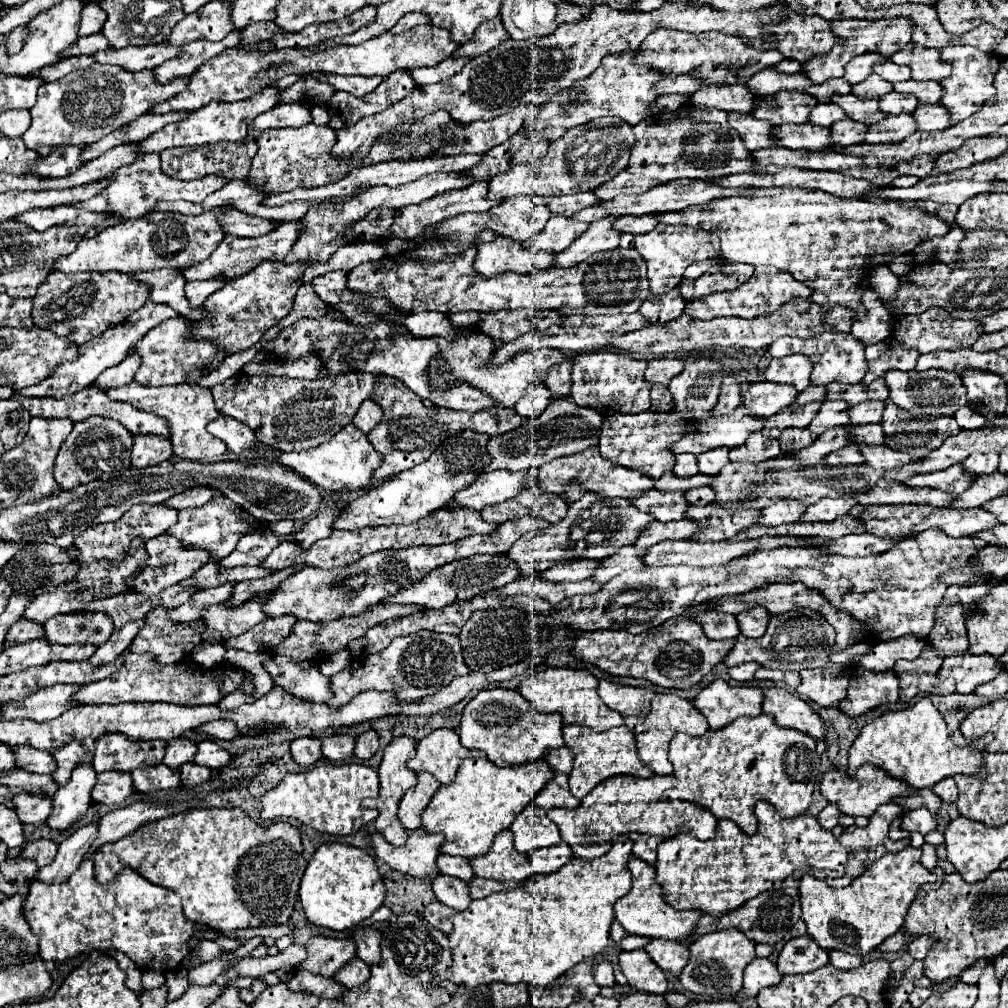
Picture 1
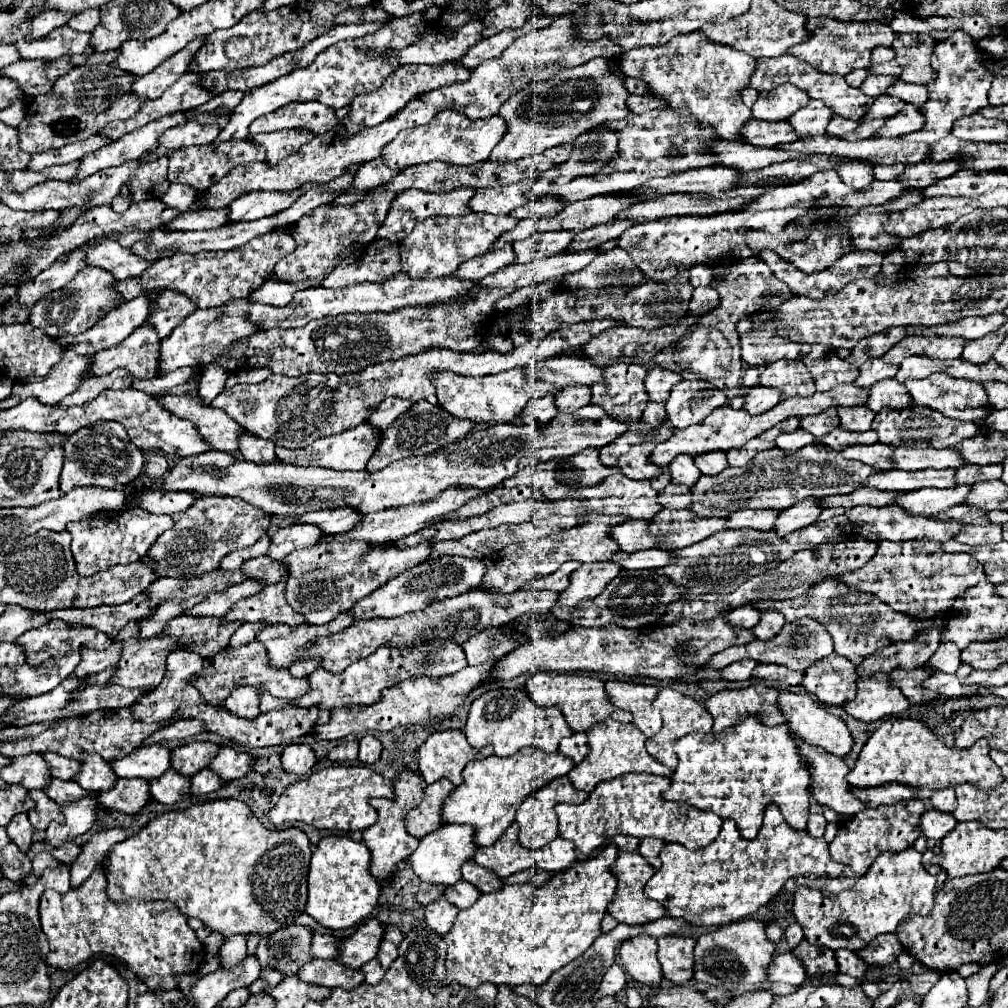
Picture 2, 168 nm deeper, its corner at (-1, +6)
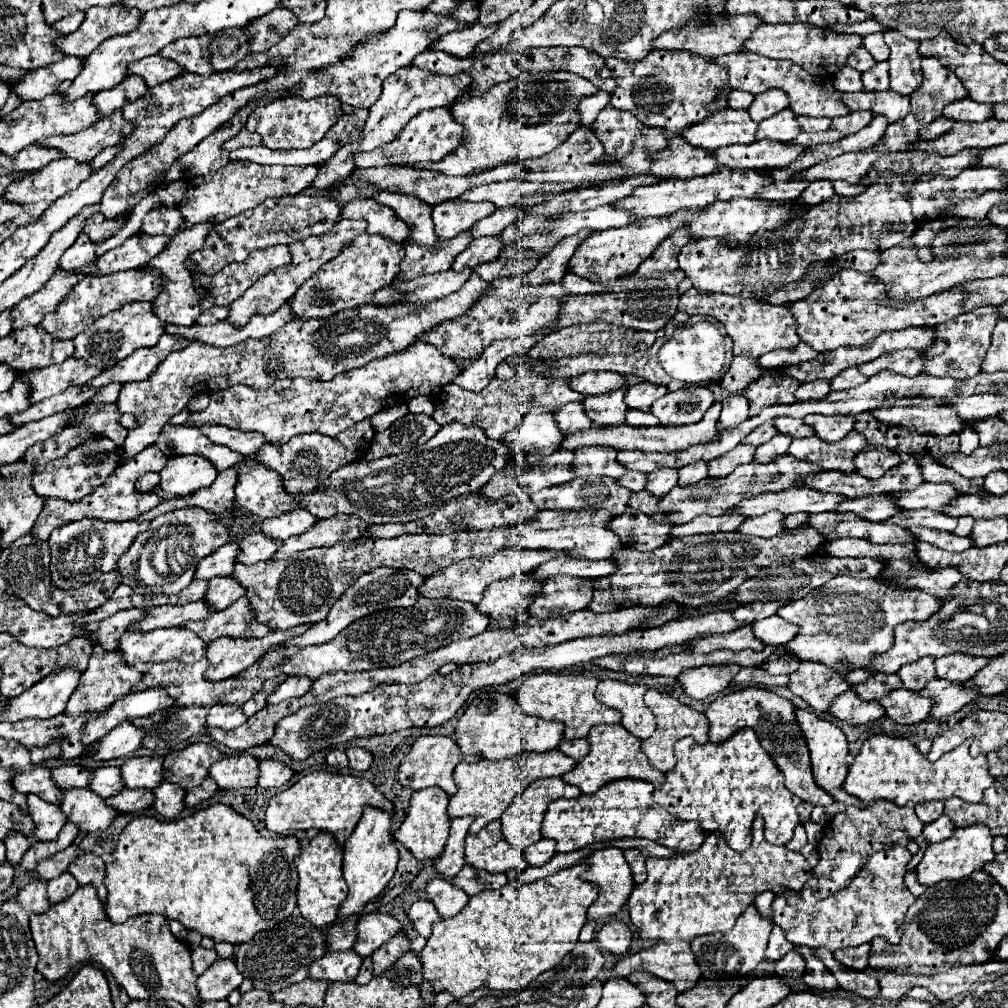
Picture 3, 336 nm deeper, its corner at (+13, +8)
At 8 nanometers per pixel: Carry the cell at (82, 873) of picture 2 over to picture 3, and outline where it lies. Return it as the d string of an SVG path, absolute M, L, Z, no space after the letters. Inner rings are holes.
M65 872L65 876L49 880L47 882L49 904L59 904L61 900L67 900L77 888L79 888L79 884L77 884L77 880L69 872Z

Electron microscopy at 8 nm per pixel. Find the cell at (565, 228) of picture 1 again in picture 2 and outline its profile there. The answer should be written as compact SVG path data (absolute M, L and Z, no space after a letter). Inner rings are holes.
M553 230L553 232L537 232L527 240L519 240L513 244L513 250L517 254L517 262L525 264L535 258L547 258L551 254L563 252L575 238L575 232L571 230Z

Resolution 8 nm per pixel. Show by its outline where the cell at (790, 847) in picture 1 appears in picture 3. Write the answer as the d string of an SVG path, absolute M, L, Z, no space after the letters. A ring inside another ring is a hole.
M761 816L753 822L753 842L745 852L731 850L721 834L711 832L699 850L669 860L647 858L645 868L647 880L633 888L627 910L639 938L657 942L673 938L691 942L697 936L729 932L757 894L775 886L801 892L811 878L811 868L799 852L791 852L785 846L773 846L765 840Z

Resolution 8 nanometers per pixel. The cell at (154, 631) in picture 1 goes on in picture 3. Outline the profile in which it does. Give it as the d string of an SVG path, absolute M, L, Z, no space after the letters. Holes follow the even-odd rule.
M93 648L89 668L87 668L87 672L81 674L81 684L73 692L65 714L69 714L69 716L81 716L85 712L103 714L107 708L113 706L113 702L119 696L127 694L133 688L133 684L137 684L137 680L141 680L141 674L135 668L129 668L123 662L123 658L119 656L119 652L105 652L103 648Z

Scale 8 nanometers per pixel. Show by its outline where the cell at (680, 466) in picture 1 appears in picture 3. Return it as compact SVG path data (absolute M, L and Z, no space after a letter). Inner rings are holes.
M659 468L647 476L645 490L657 498L663 498L671 488L677 486L677 470L675 468Z

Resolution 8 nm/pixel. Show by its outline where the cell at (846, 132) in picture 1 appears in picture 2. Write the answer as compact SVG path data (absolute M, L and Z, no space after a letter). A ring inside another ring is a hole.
M833 116L829 126L827 126L827 134L831 136L843 136L843 134L849 134L849 132L855 132L857 126L861 122L859 120L849 120L849 118L843 118L843 116Z

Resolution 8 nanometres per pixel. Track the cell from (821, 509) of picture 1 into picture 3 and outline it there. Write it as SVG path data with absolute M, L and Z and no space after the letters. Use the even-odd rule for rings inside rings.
M769 512L765 516L755 516L745 520L741 526L737 526L735 532L743 532L747 536L759 536L759 538L773 538L783 532L783 518L781 512Z

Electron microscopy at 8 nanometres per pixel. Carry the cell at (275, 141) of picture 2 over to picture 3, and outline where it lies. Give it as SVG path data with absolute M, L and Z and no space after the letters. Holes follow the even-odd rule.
M245 126L223 144L223 148L229 152L237 148L245 148L245 146L261 146L261 136L257 136L255 132L249 132Z

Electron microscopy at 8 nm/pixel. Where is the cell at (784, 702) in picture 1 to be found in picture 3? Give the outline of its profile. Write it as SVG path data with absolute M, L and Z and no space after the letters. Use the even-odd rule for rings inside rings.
M797 710L797 722L805 734L805 740L809 744L809 752L811 752L811 764L813 764L813 776L815 776L815 782L825 790L829 792L829 796L833 796L835 800L843 802L843 804L861 804L855 796L847 794L841 784L843 784L847 773L849 764L847 757L849 756L849 748L847 738L843 734L841 728L837 728L833 722L829 720L821 720L817 718L815 714L807 712L807 710Z

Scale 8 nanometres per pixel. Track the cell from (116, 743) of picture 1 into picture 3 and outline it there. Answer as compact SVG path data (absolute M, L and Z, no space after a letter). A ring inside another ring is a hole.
M127 758L121 766L127 788L157 788L163 782L163 758Z

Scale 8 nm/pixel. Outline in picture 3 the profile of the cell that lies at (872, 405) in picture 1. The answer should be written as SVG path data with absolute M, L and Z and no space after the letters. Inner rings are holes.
M809 414L803 418L807 426L815 430L815 436L819 436L825 442L837 442L843 436L847 436L853 430L855 418L853 416L821 416L821 414Z

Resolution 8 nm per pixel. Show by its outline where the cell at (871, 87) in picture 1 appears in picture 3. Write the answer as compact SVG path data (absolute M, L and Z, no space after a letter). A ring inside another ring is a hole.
M877 62L873 68L863 72L863 84L865 88L877 92L877 90L889 90L889 64Z

